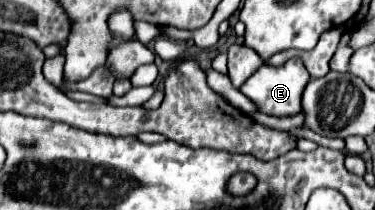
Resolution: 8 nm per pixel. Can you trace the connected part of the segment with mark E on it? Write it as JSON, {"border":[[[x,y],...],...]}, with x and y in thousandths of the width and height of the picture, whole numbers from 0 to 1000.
{"border":[[[776,276],[755,314],[712,314],[701,305],[637,429],[680,495],[685,533],[717,543],[717,552],[787,552],[803,533],[803,448],[829,381],[819,324],[808,314],[803,276]]]}

